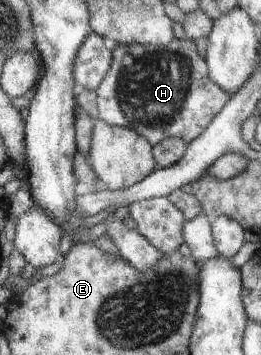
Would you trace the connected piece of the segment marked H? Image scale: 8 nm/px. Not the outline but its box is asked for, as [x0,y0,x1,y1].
[96,39,228,146]

